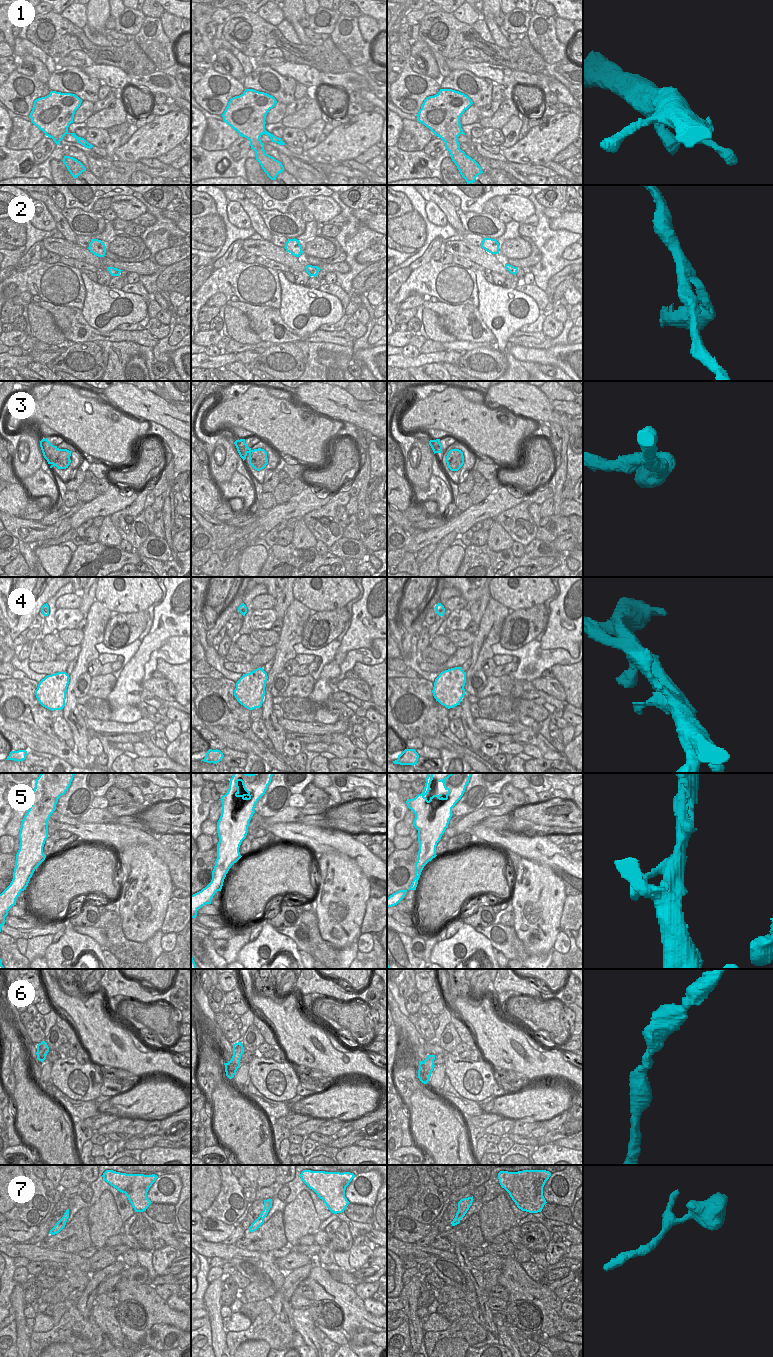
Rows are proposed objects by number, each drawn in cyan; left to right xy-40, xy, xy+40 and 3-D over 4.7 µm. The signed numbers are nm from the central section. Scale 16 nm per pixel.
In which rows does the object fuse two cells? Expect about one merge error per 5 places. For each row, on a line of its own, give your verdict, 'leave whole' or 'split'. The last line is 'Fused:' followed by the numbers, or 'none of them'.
1: leave whole
2: leave whole
3: leave whole
4: leave whole
5: leave whole
6: leave whole
7: leave whole
Fused: none of them

